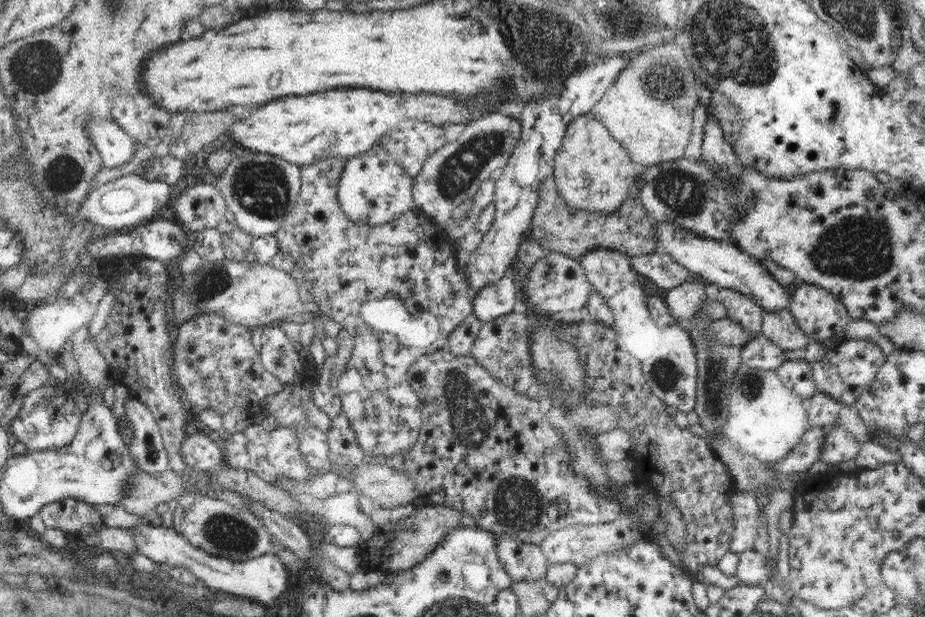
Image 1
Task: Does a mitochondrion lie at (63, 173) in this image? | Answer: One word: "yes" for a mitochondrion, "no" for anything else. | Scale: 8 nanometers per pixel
yes

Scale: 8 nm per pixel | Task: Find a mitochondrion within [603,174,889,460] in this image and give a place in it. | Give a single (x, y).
(714, 364)

